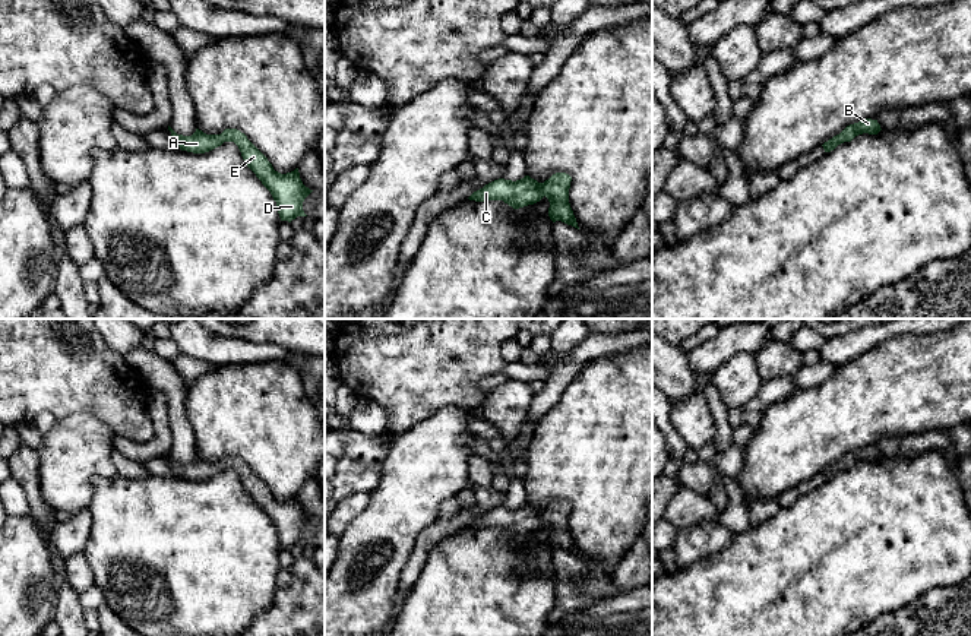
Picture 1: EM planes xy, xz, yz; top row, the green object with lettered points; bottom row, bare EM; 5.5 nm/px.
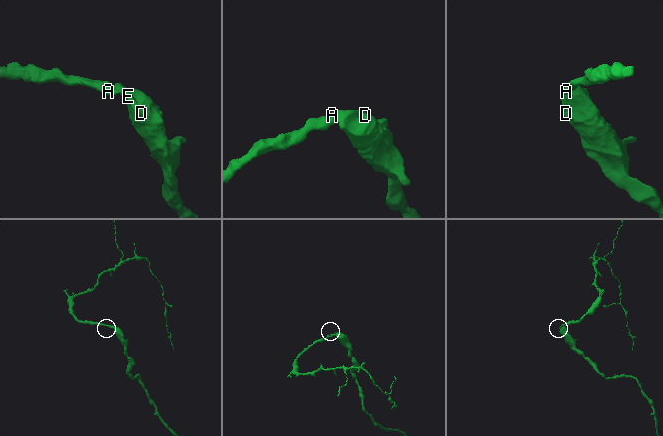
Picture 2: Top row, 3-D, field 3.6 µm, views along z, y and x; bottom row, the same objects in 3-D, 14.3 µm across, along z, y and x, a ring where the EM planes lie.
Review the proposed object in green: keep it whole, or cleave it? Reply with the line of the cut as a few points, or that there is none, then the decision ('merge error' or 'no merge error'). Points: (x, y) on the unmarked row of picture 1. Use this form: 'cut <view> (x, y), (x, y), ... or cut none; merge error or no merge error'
cut none; no merge error

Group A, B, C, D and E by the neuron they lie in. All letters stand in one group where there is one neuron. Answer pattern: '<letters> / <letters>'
A B C D E

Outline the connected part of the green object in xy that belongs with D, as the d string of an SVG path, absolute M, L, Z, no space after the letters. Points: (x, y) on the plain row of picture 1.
M170 453L168 458L181 478L193 481L205 481L221 474L224 469L234 469L247 494L271 519L281 548L291 550L297 544L307 544L303 538L303 529L313 518L303 512L298 496L287 501L275 499L268 485L240 458L225 456L221 462L206 462L196 456L192 463L177 462Z

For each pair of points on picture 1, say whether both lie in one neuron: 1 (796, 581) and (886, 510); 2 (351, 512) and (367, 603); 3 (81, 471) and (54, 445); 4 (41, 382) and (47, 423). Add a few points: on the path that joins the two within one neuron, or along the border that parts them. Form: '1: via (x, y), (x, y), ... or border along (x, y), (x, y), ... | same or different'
1: via (818, 570), (840, 557), (864, 532) | same
2: border along (370, 493), (369, 503), (339, 535) | different
3: via (75, 465), (60, 451) | same
4: border along (31, 420), (43, 411), (48, 411), (57, 420) | different

